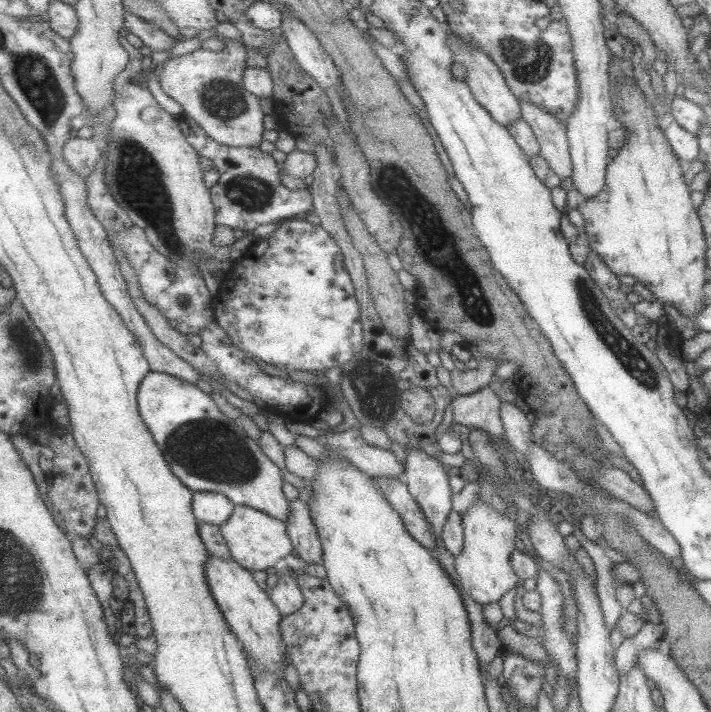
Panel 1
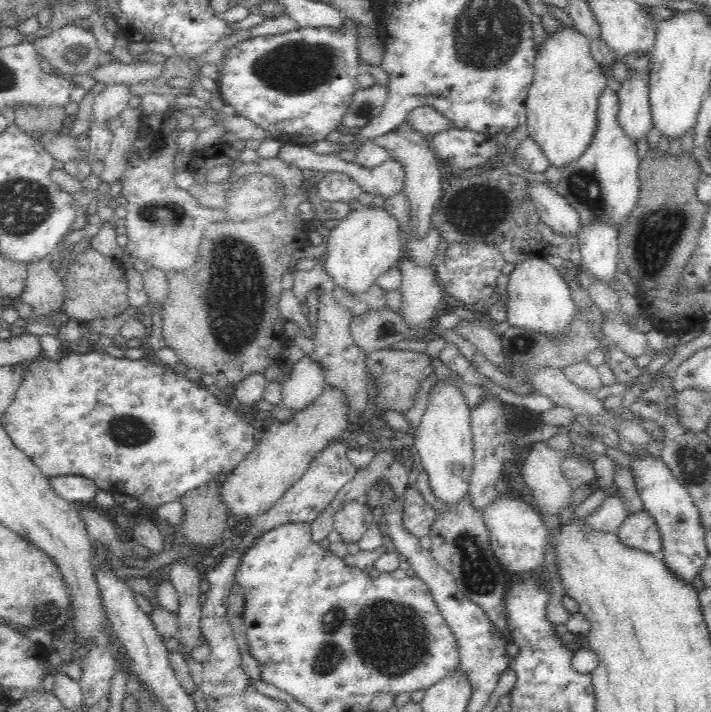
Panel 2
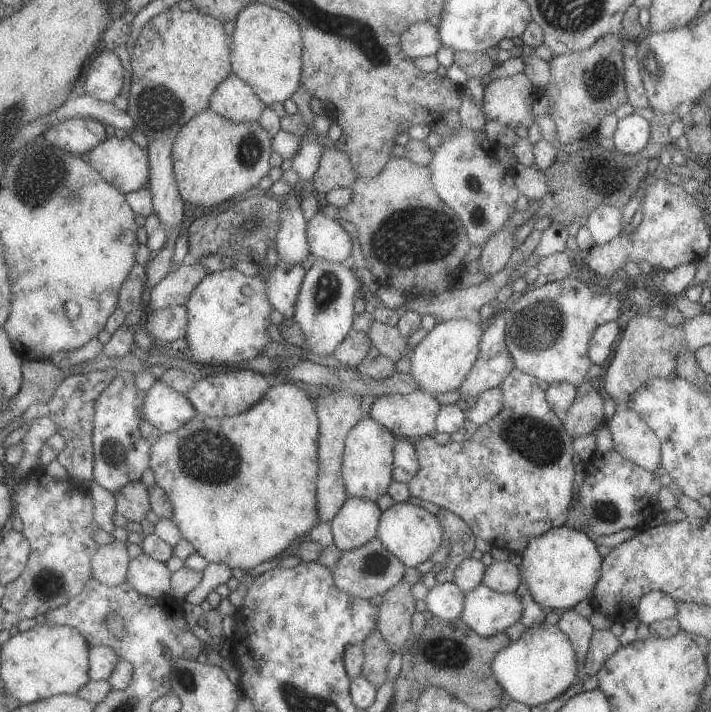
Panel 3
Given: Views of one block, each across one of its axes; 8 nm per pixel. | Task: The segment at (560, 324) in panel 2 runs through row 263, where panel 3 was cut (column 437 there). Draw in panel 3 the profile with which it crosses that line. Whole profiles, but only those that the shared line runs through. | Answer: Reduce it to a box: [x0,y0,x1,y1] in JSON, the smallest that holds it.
[378,503,448,568]

